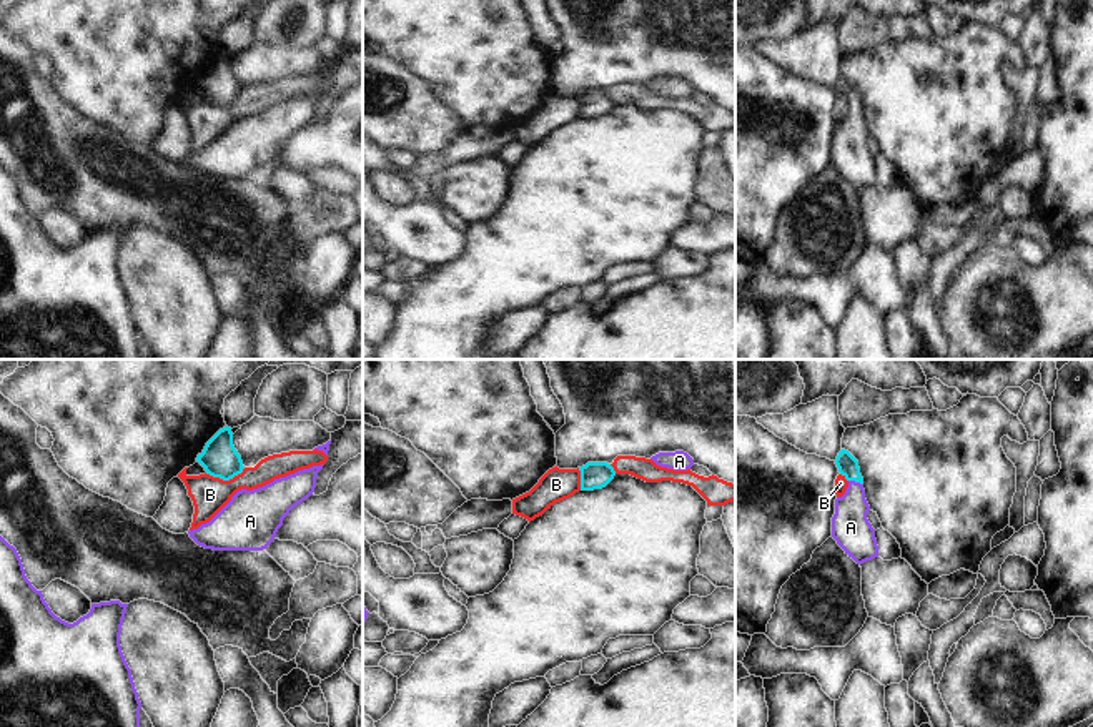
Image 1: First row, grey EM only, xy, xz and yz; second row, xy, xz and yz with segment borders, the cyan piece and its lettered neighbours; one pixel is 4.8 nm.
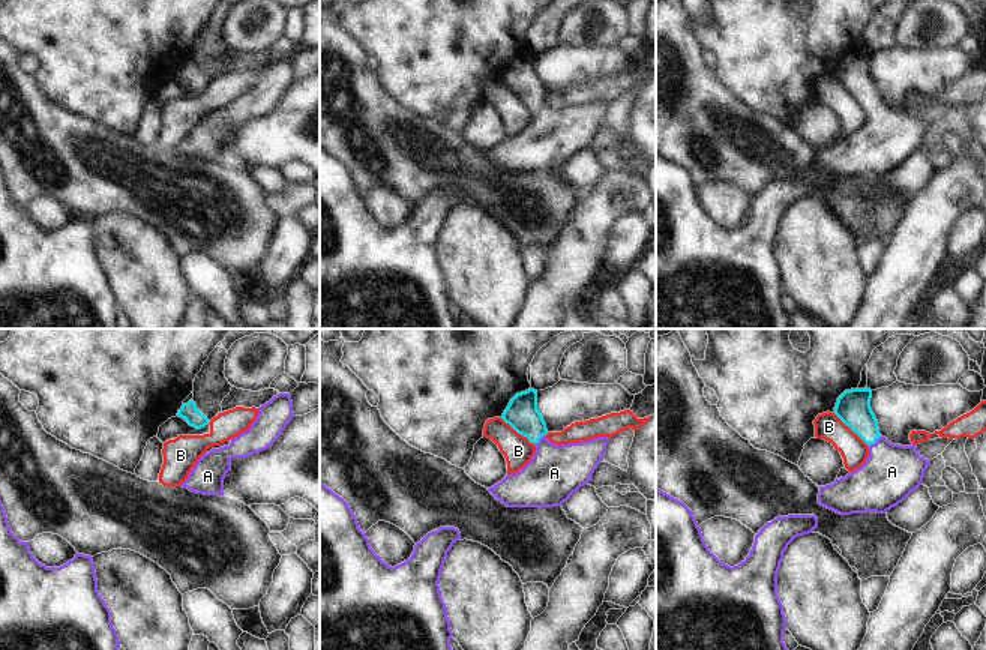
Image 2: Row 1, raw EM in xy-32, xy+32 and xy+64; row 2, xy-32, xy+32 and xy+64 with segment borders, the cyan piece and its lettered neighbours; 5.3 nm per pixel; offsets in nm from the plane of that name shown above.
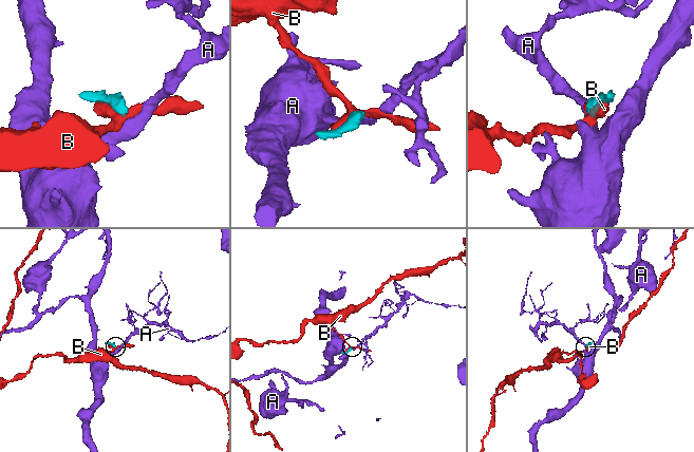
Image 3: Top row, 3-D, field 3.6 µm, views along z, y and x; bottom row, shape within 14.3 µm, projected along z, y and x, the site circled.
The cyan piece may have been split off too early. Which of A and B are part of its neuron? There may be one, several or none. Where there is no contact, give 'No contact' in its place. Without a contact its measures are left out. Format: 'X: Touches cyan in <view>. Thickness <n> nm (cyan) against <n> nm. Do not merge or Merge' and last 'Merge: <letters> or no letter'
A: Touches cyan in yz. Thickness 100 nm (cyan) against 190 nm. Merge
B: Touches cyan in xy. Thickness 180 nm (cyan) against 180 nm. Do not merge
Merge: A

